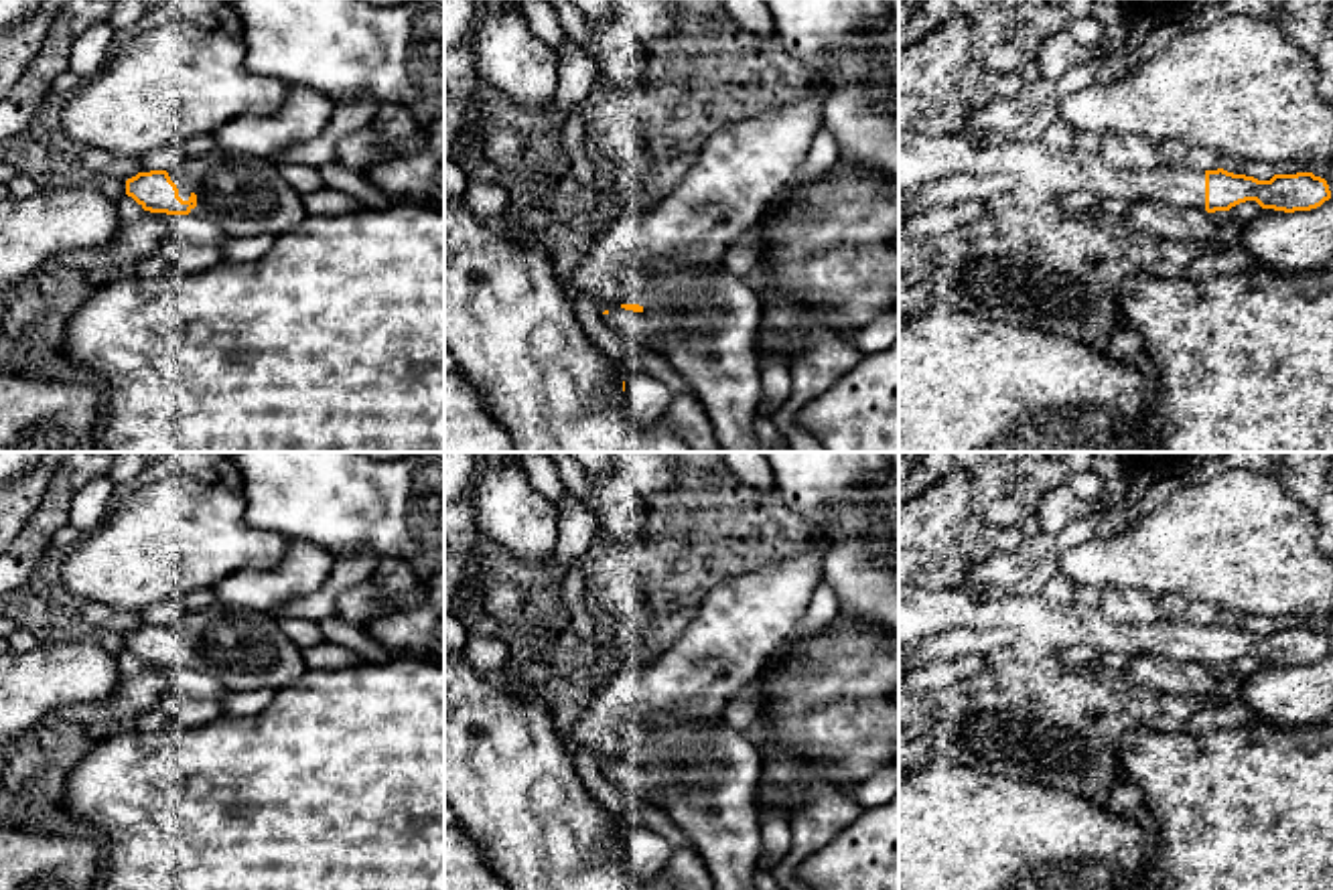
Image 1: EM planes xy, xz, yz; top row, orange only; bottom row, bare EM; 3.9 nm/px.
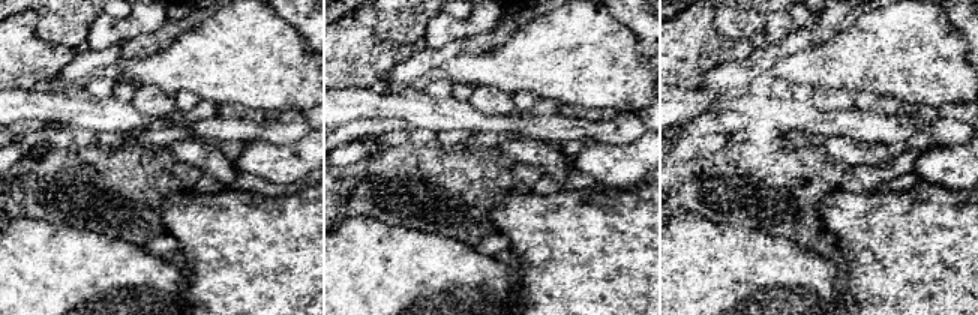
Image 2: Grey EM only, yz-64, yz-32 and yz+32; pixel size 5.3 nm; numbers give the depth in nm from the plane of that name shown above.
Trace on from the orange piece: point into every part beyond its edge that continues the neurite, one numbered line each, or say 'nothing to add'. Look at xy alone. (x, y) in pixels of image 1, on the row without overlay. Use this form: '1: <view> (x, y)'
1: xy (246, 649)

